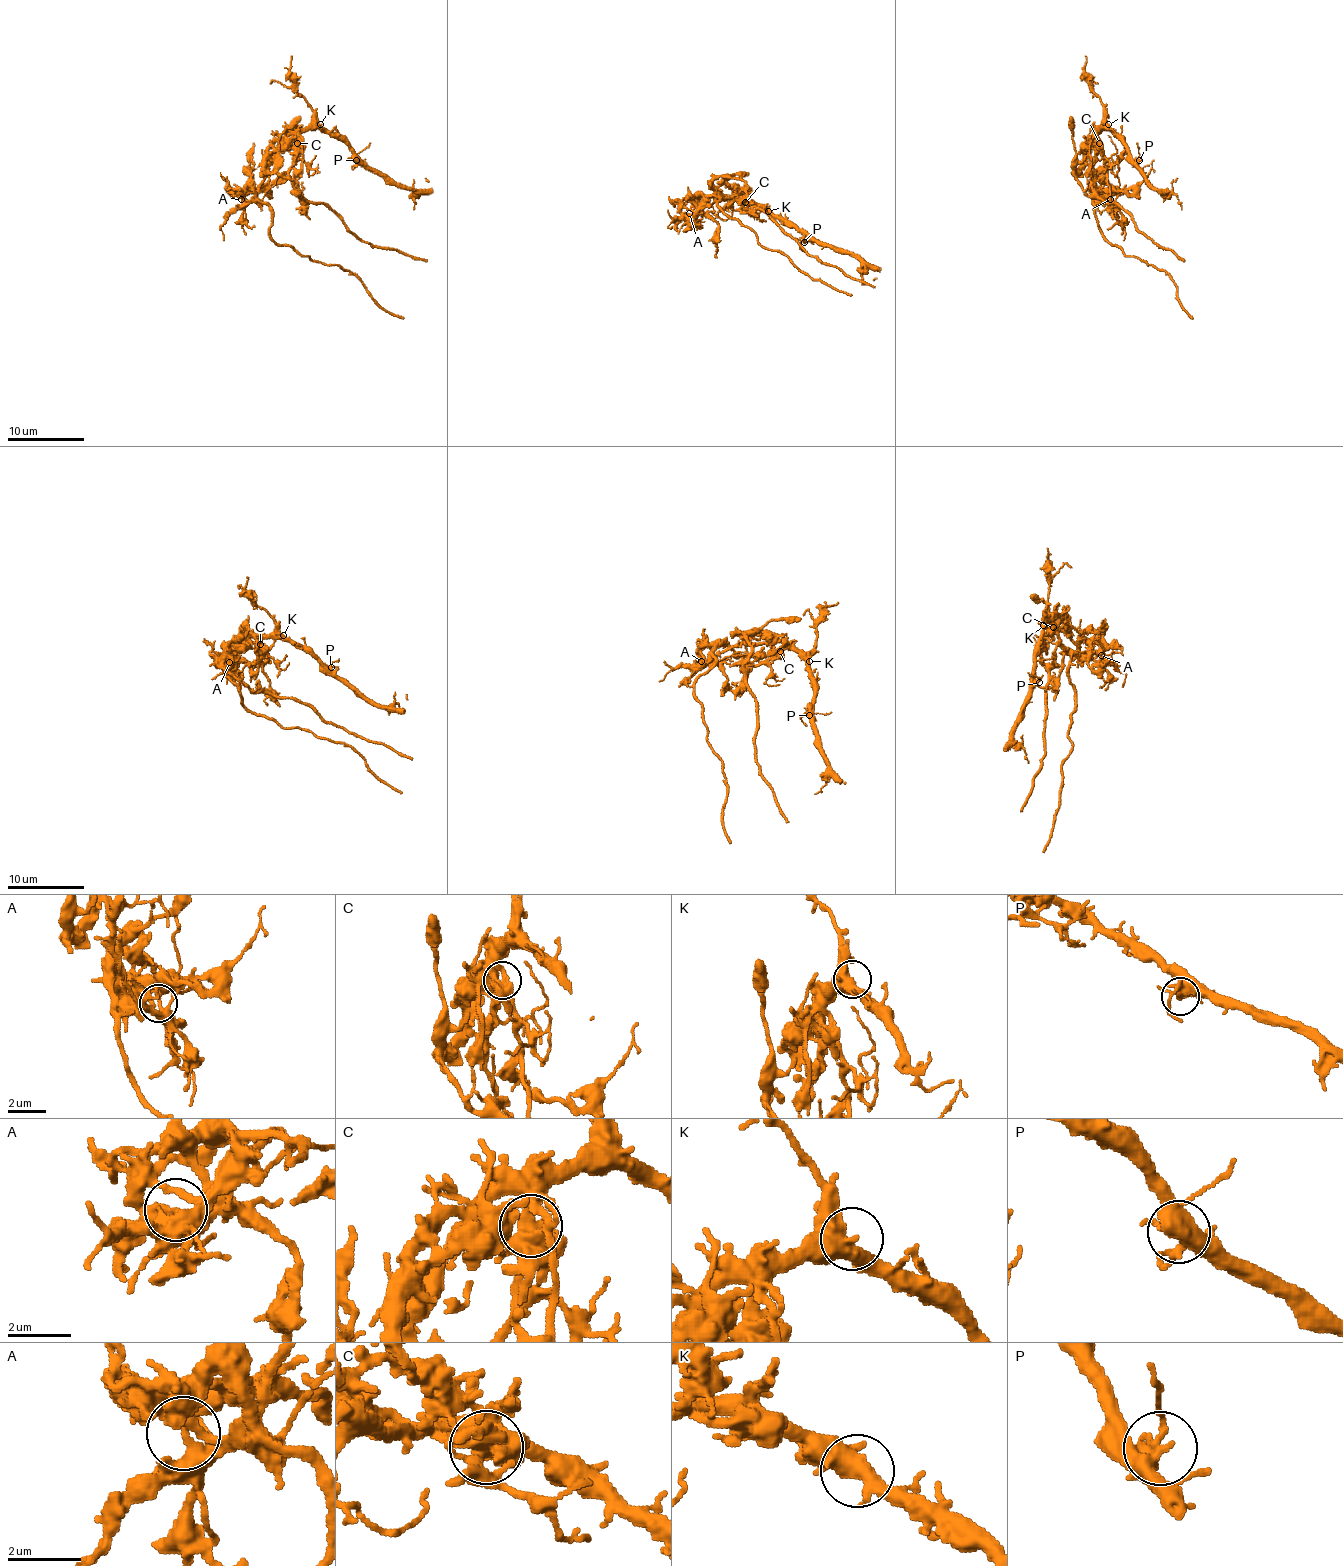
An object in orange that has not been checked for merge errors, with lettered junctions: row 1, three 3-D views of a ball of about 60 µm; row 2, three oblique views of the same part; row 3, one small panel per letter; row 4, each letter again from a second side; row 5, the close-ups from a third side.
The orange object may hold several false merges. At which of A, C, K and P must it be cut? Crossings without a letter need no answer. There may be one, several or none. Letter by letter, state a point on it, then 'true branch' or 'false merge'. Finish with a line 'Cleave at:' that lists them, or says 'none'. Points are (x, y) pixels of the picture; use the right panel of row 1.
A: place (1110, 199); false merge
C: place (1099, 143); false merge
K: place (1108, 124); true branch
P: place (1139, 160); true branch
Cleave at: A, C

